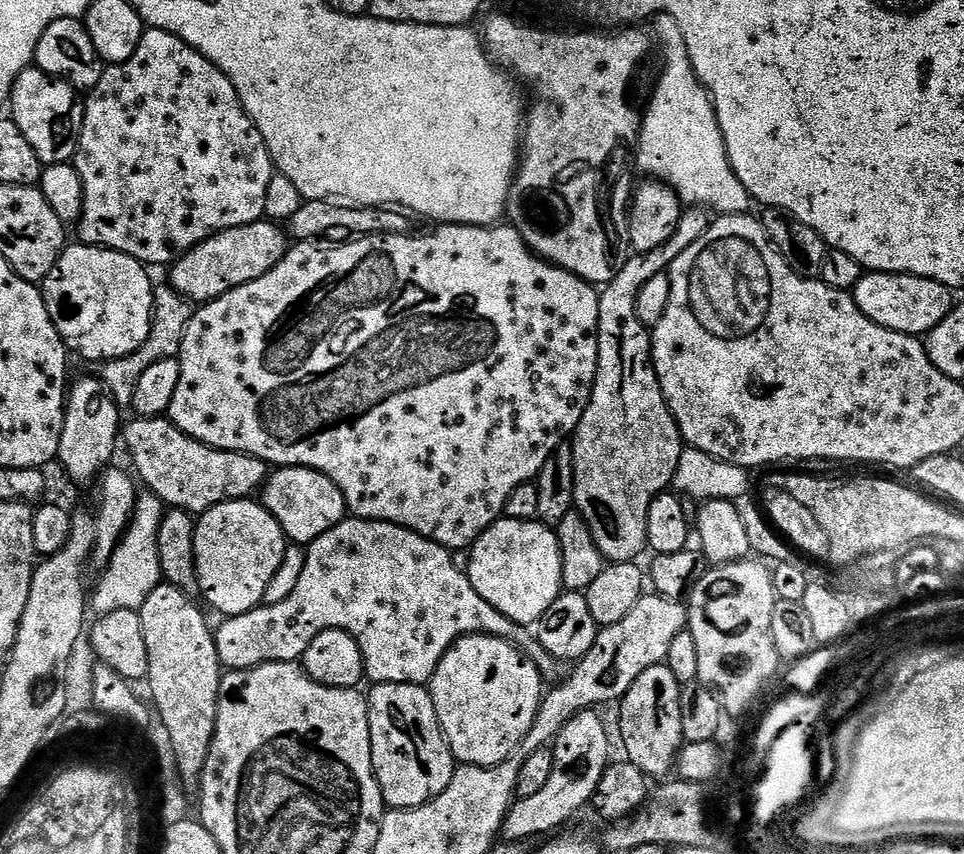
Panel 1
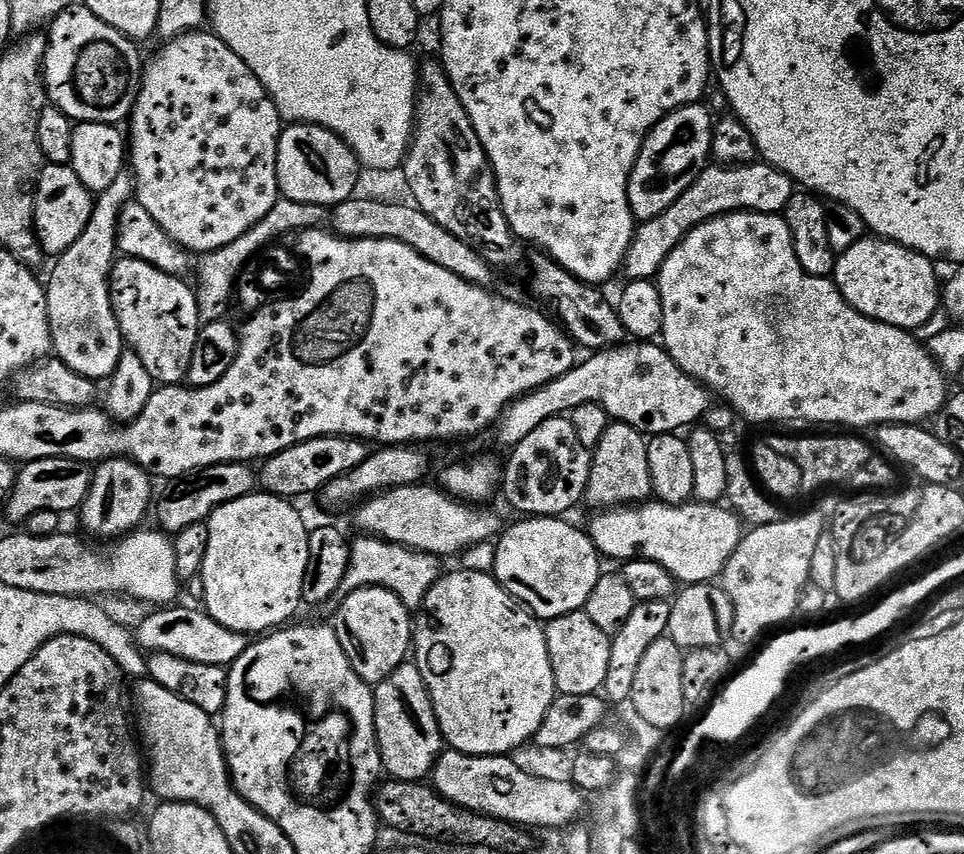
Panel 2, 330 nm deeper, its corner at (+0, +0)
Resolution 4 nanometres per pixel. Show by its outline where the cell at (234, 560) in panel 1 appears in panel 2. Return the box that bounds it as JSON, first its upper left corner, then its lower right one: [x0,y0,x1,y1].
[198,490,310,634]

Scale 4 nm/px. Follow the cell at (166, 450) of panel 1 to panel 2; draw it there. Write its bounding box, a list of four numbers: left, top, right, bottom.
[258,436,370,498]

